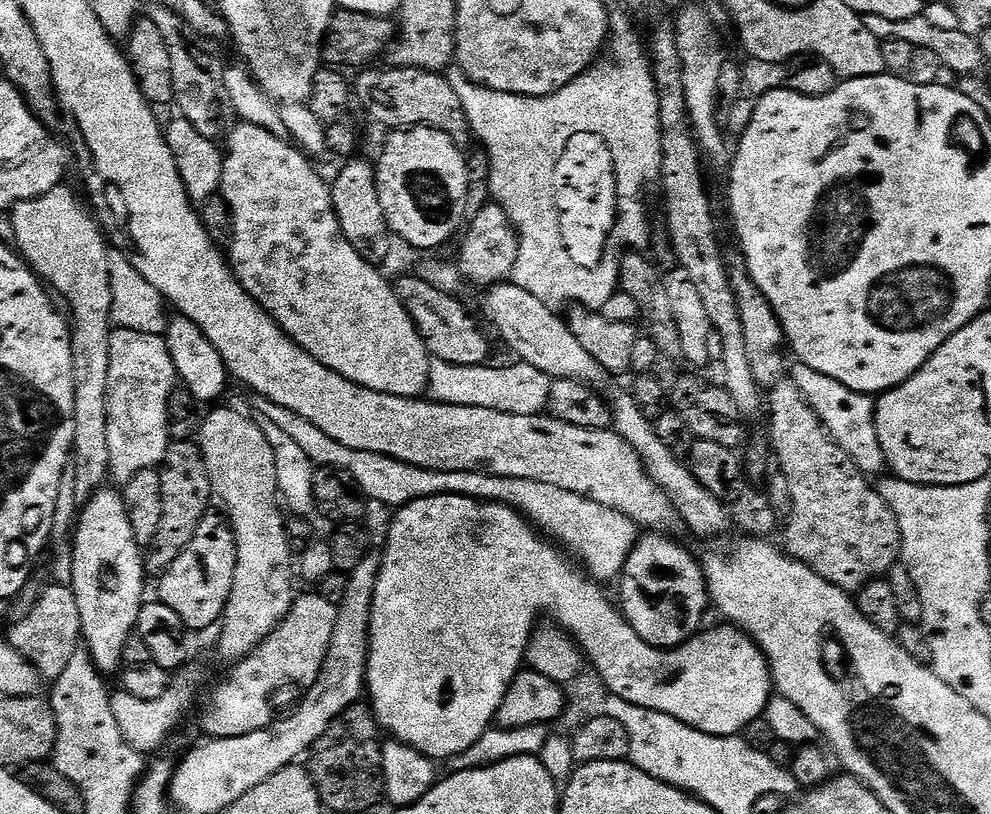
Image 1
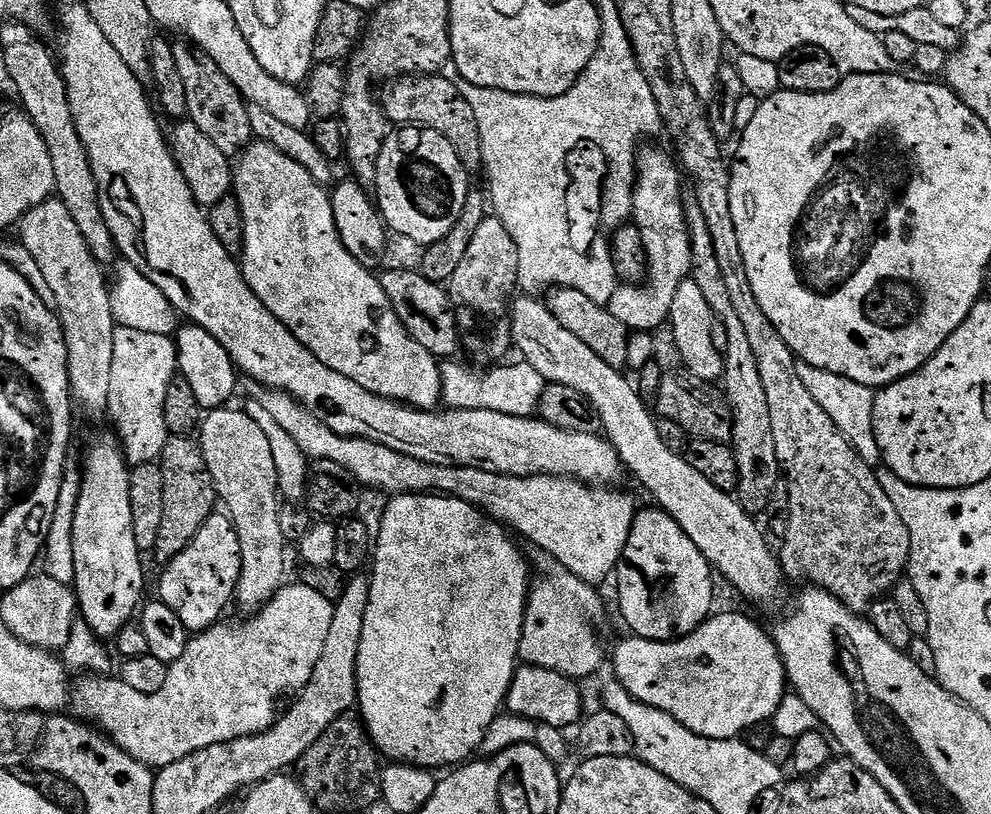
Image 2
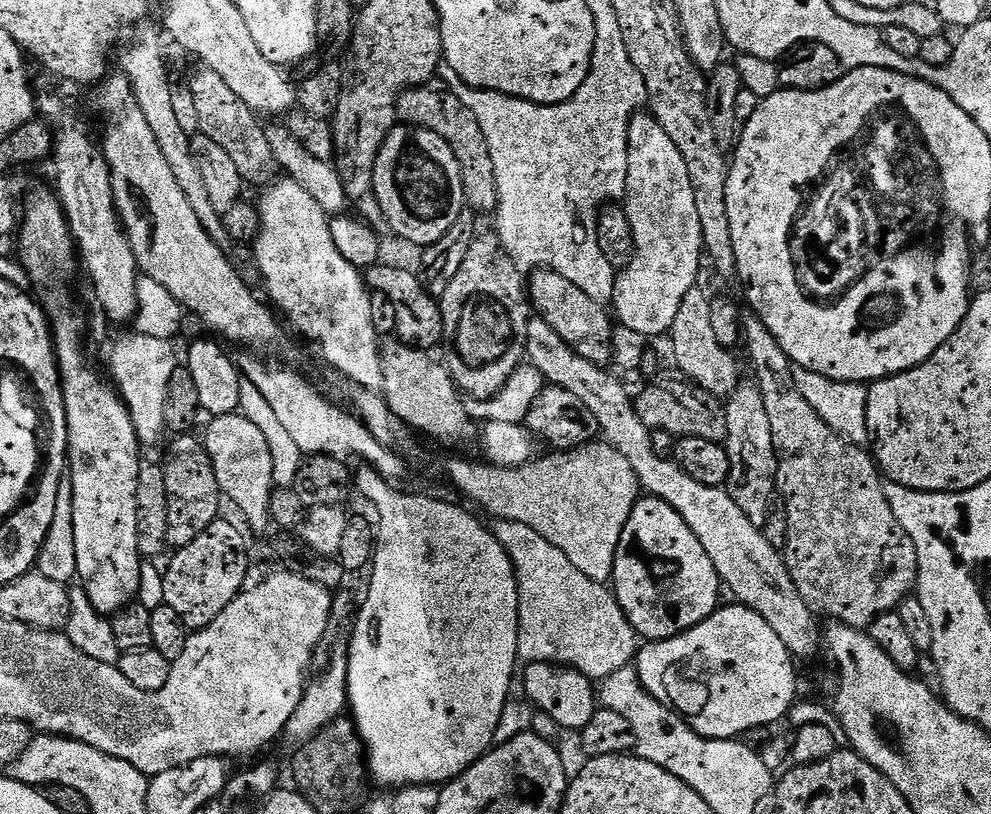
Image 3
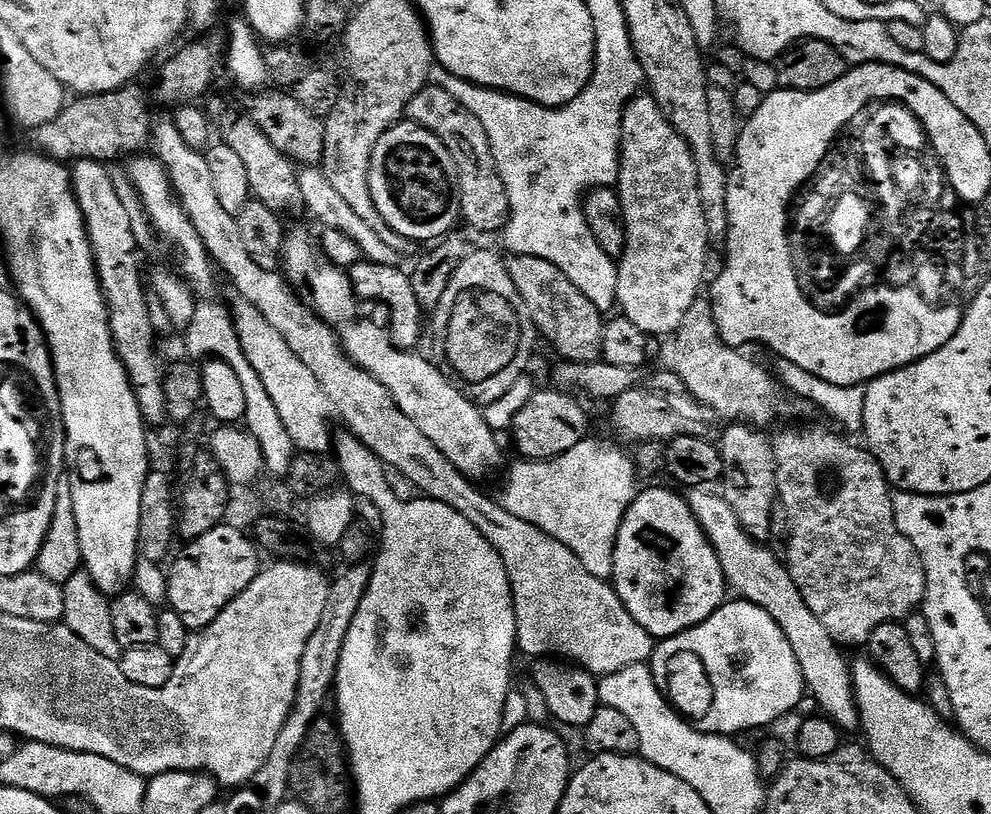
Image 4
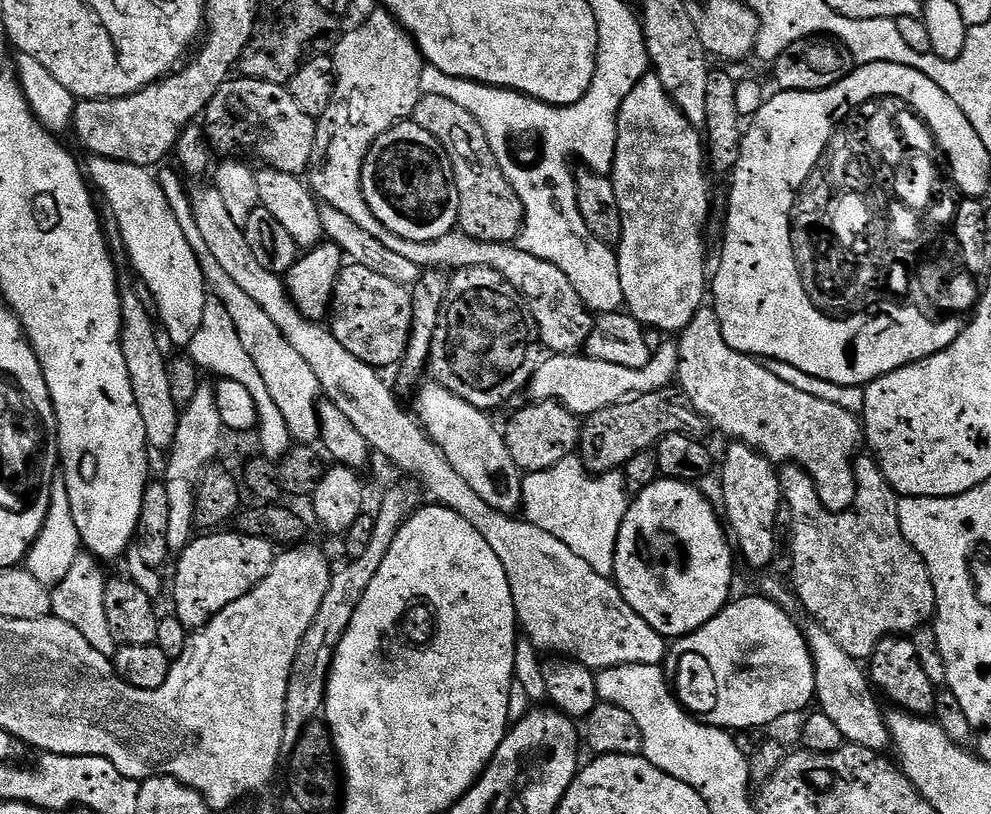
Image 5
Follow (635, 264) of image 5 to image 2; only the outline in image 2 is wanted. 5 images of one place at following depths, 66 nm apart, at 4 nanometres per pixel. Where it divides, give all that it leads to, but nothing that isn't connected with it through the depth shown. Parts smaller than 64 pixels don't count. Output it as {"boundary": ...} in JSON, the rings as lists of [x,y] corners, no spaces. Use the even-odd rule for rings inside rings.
{"boundary":[[[646,148],[639,153],[636,161],[636,189],[632,199],[631,219],[638,226],[642,246],[646,246],[648,275],[643,284],[621,283],[614,290],[614,294],[606,306],[610,310],[610,314],[614,314],[614,318],[618,318],[618,322],[622,322],[632,332],[655,333],[656,328],[662,327],[663,324],[665,327],[669,323],[668,315],[670,306],[674,306],[674,294],[678,291],[678,286],[682,286],[682,282],[691,277],[693,262],[686,203],[684,204],[684,192],[680,189],[682,169],[677,157],[671,151],[668,153],[663,152],[660,148]]]}

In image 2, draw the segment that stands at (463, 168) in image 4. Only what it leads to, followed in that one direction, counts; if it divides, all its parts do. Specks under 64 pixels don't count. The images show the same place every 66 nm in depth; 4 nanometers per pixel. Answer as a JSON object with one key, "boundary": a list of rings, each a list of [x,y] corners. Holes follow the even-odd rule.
{"boundary":[[[413,74],[391,81],[384,90],[384,96],[382,92],[384,115],[393,125],[434,130],[442,134],[446,142],[450,142],[450,146],[454,146],[458,158],[469,174],[476,174],[476,171],[479,173],[483,169],[484,155],[482,138],[478,134],[478,122],[475,121],[470,102],[466,102],[466,98],[458,94],[453,81],[447,80],[442,74]]]}

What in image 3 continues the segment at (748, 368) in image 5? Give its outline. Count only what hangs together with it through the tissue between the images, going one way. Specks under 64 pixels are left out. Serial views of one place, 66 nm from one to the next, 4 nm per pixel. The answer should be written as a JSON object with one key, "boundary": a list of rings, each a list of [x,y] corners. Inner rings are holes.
{"boundary":[[[697,286],[682,298],[682,307],[678,310],[678,318],[674,318],[674,326],[670,333],[672,339],[672,356],[676,359],[675,367],[679,371],[688,375],[696,384],[701,392],[708,392],[712,396],[727,398],[740,385],[742,373],[736,365],[736,360],[732,357],[733,353],[729,349],[723,348],[718,342],[717,336],[714,335],[714,322],[712,321],[713,301],[708,301],[708,296],[702,290],[703,287]]]}

